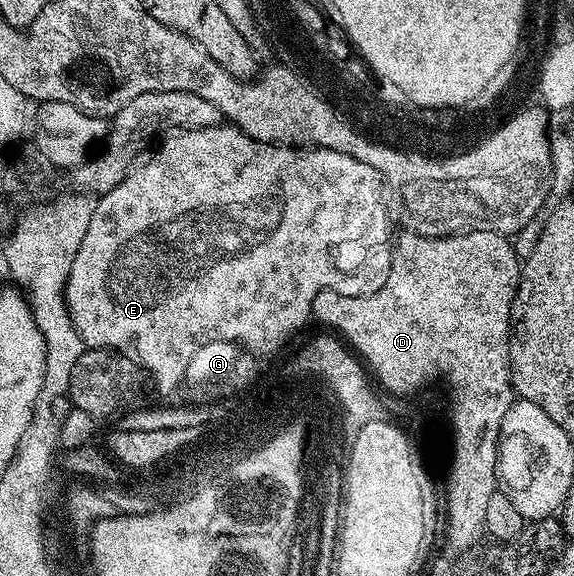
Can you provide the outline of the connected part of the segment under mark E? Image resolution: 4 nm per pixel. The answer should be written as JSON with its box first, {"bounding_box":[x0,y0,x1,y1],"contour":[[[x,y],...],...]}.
{"bounding_box":[66,123,384,393],"contour":[[[233,123],[209,125],[203,129],[175,128],[167,132],[161,141],[162,146],[150,158],[145,158],[146,165],[135,164],[124,180],[112,187],[112,191],[97,198],[92,211],[92,223],[88,223],[88,235],[84,235],[84,243],[80,243],[80,251],[76,251],[76,259],[72,259],[72,271],[68,271],[66,279],[66,306],[83,346],[113,349],[119,353],[123,349],[134,349],[134,353],[142,357],[141,368],[147,374],[158,373],[158,377],[162,377],[162,388],[158,393],[170,389],[170,385],[178,381],[178,373],[182,373],[186,357],[190,357],[190,353],[194,353],[202,341],[214,341],[214,337],[242,337],[242,341],[254,341],[254,345],[262,345],[262,341],[278,341],[286,329],[298,333],[294,325],[298,326],[298,321],[311,320],[310,308],[318,292],[321,289],[333,289],[339,284],[340,269],[338,265],[334,266],[330,252],[345,241],[357,242],[371,232],[373,225],[370,224],[377,219],[382,209],[382,193],[384,197],[382,174],[368,167],[368,163],[352,159],[352,155],[331,149],[272,145],[268,141],[257,141]]]}

